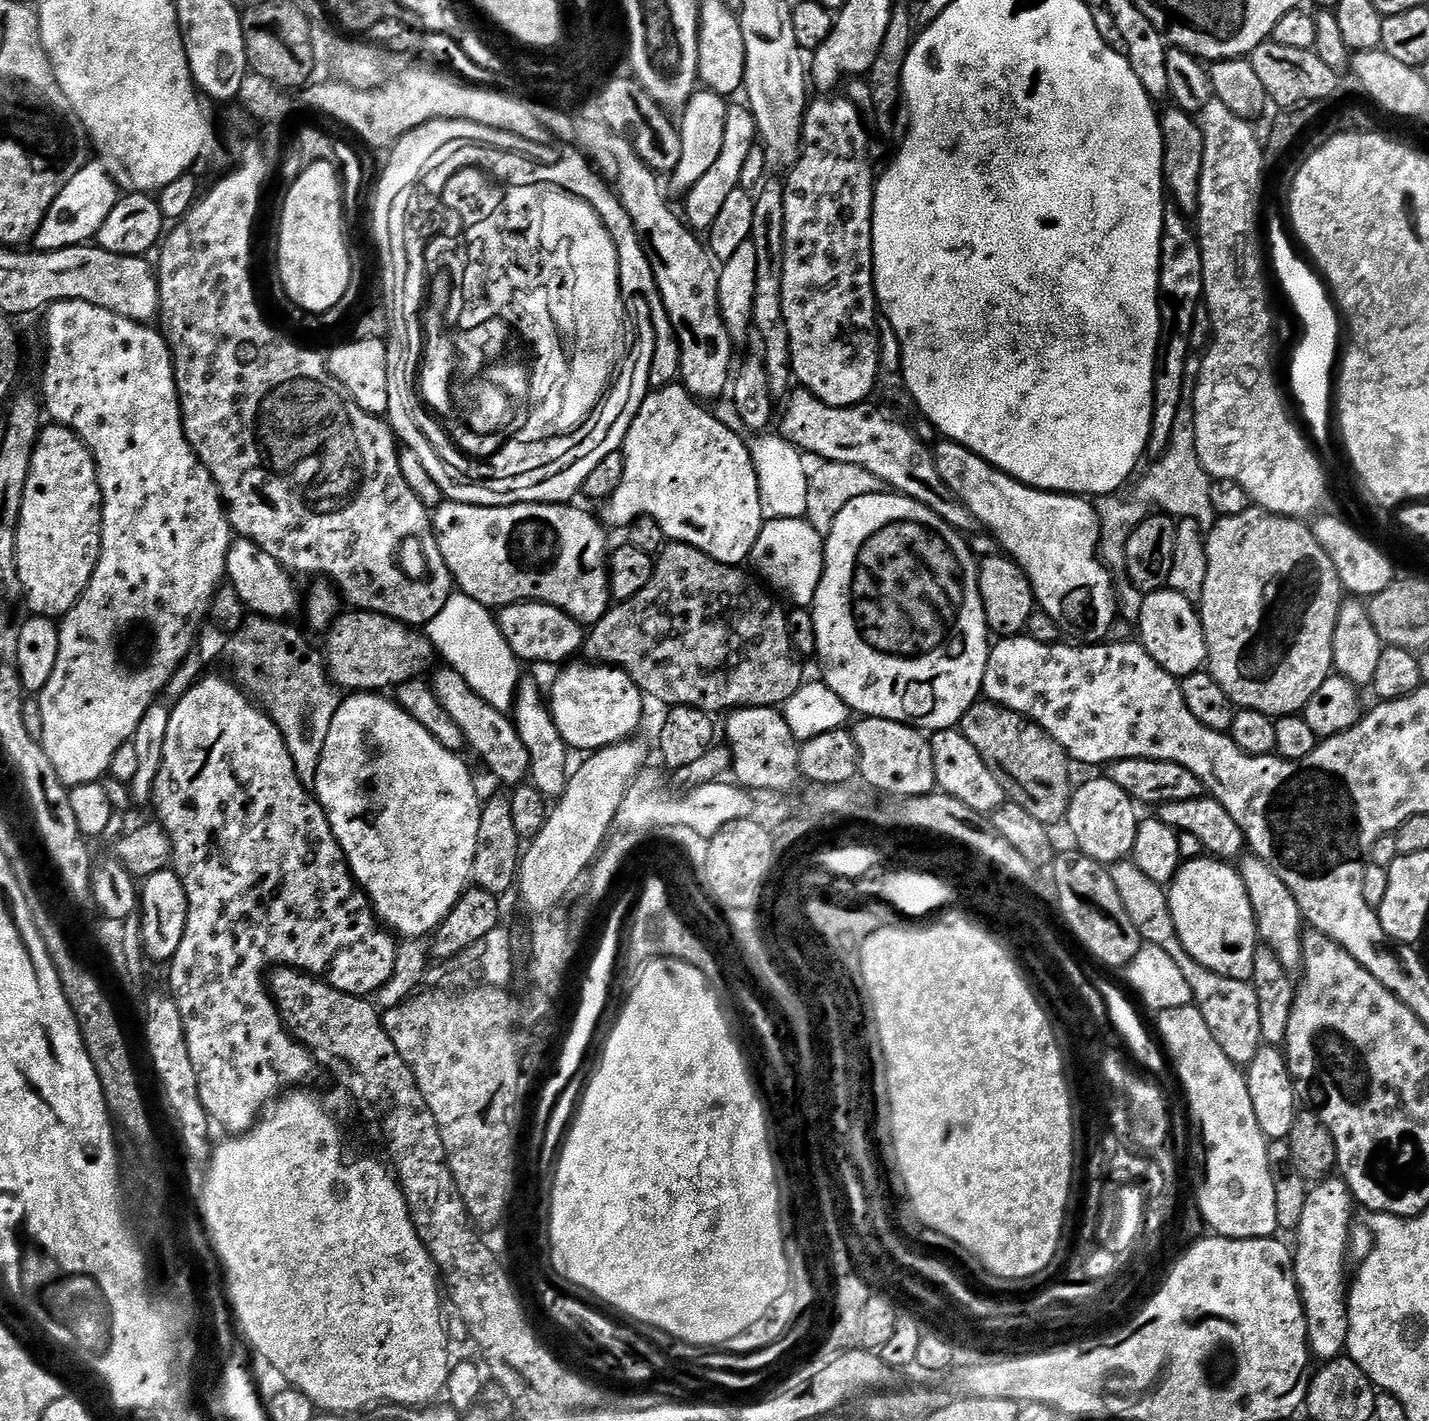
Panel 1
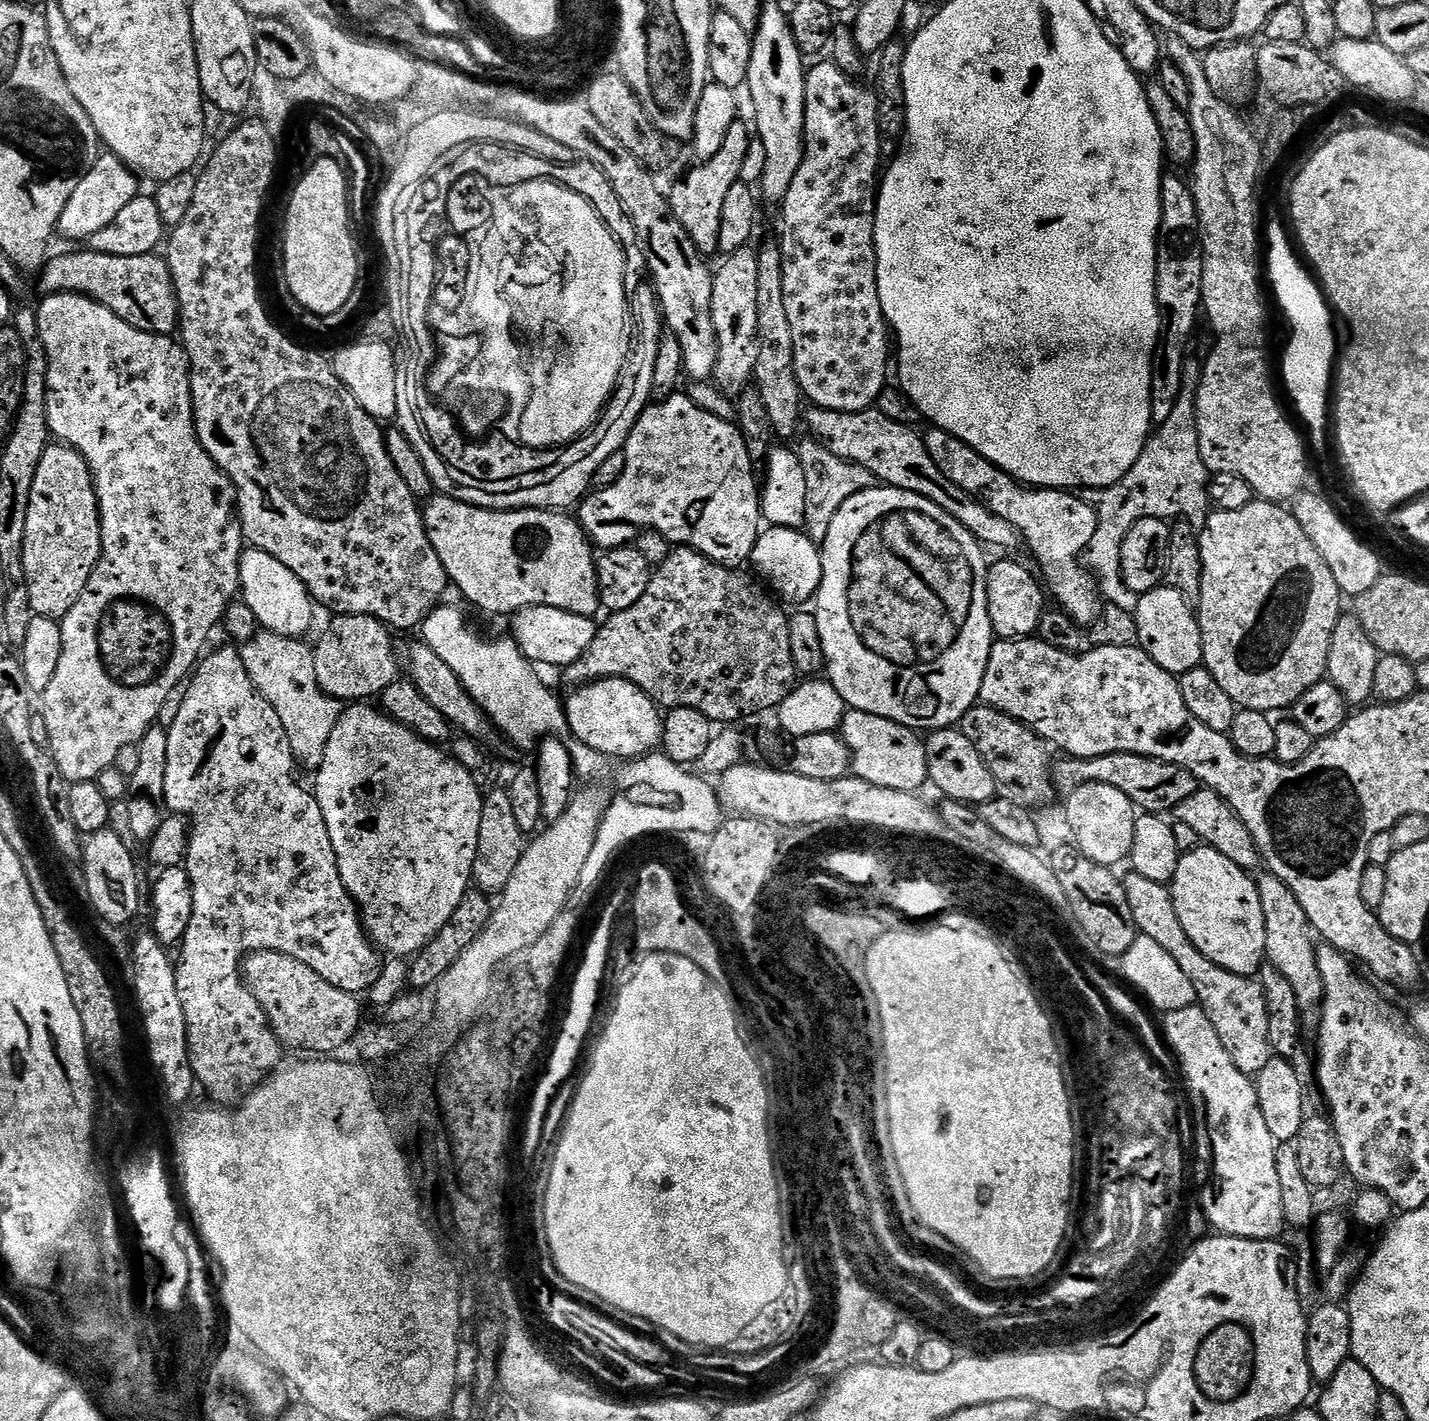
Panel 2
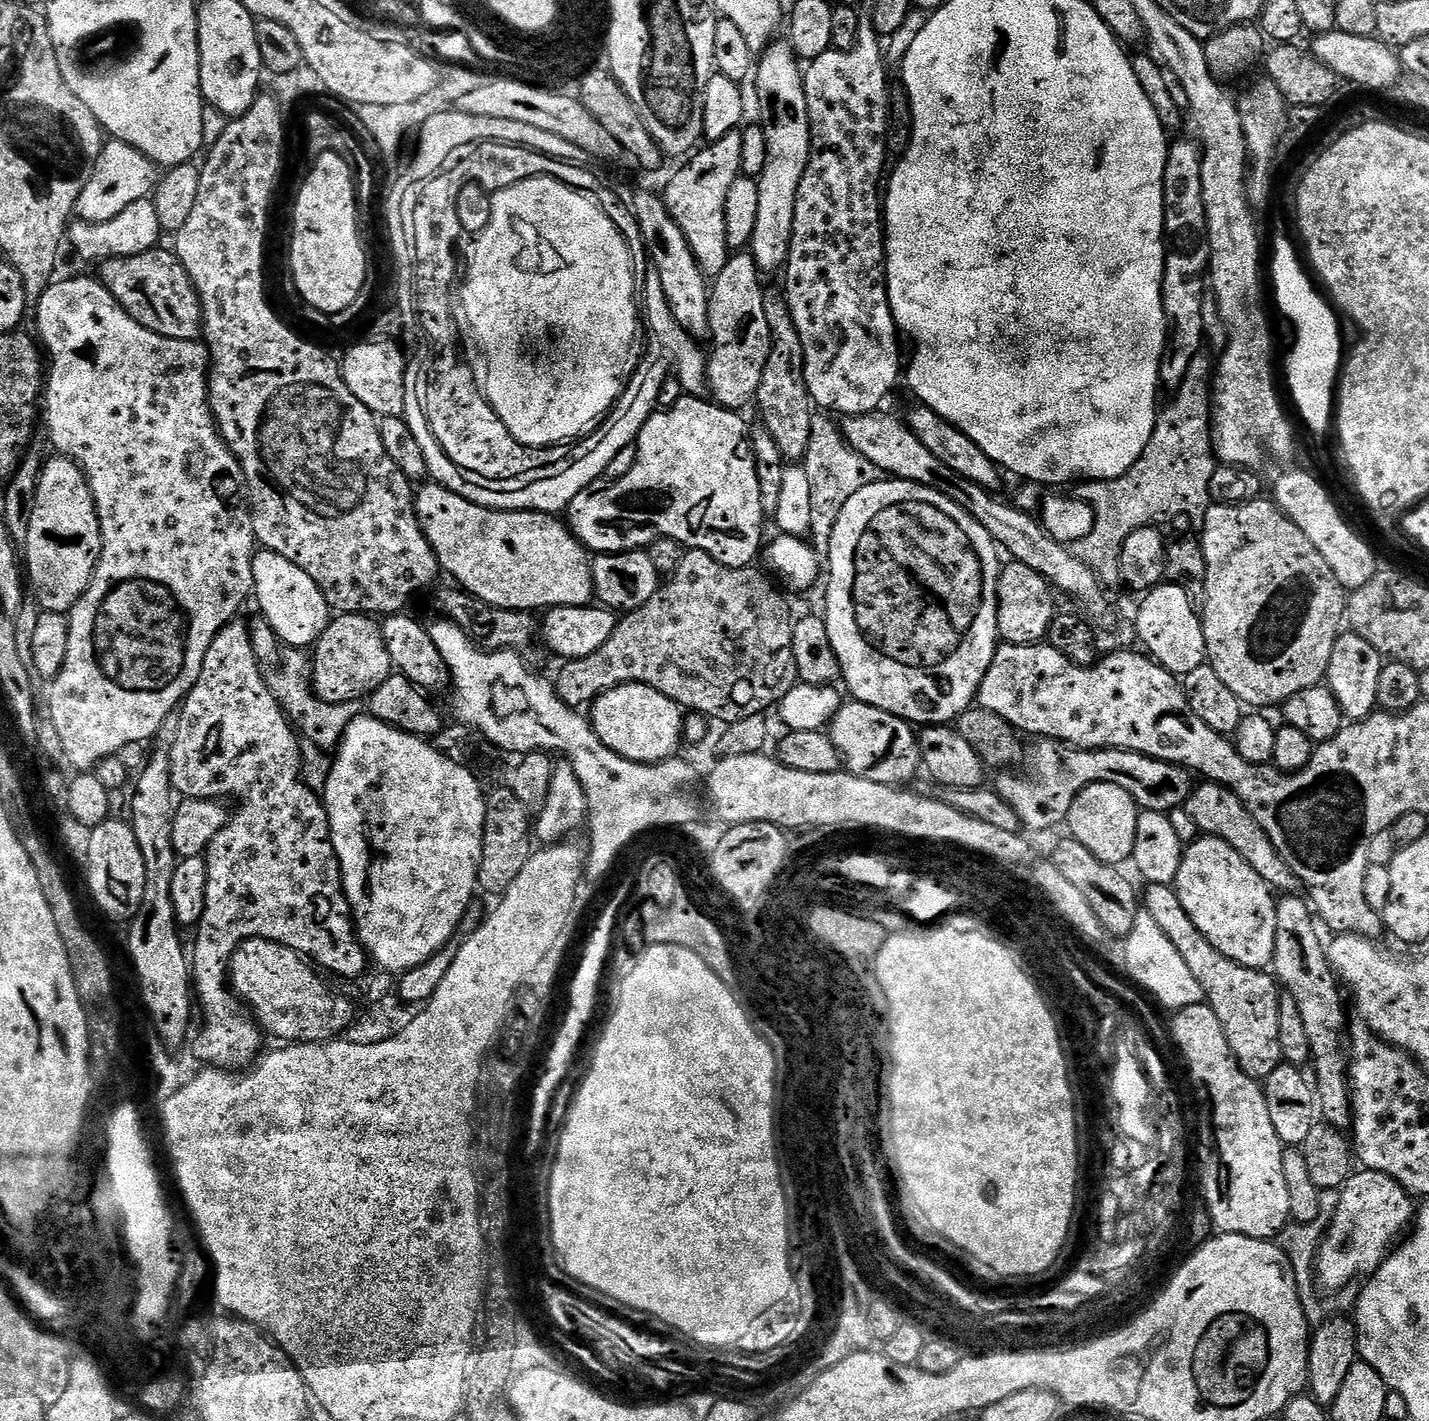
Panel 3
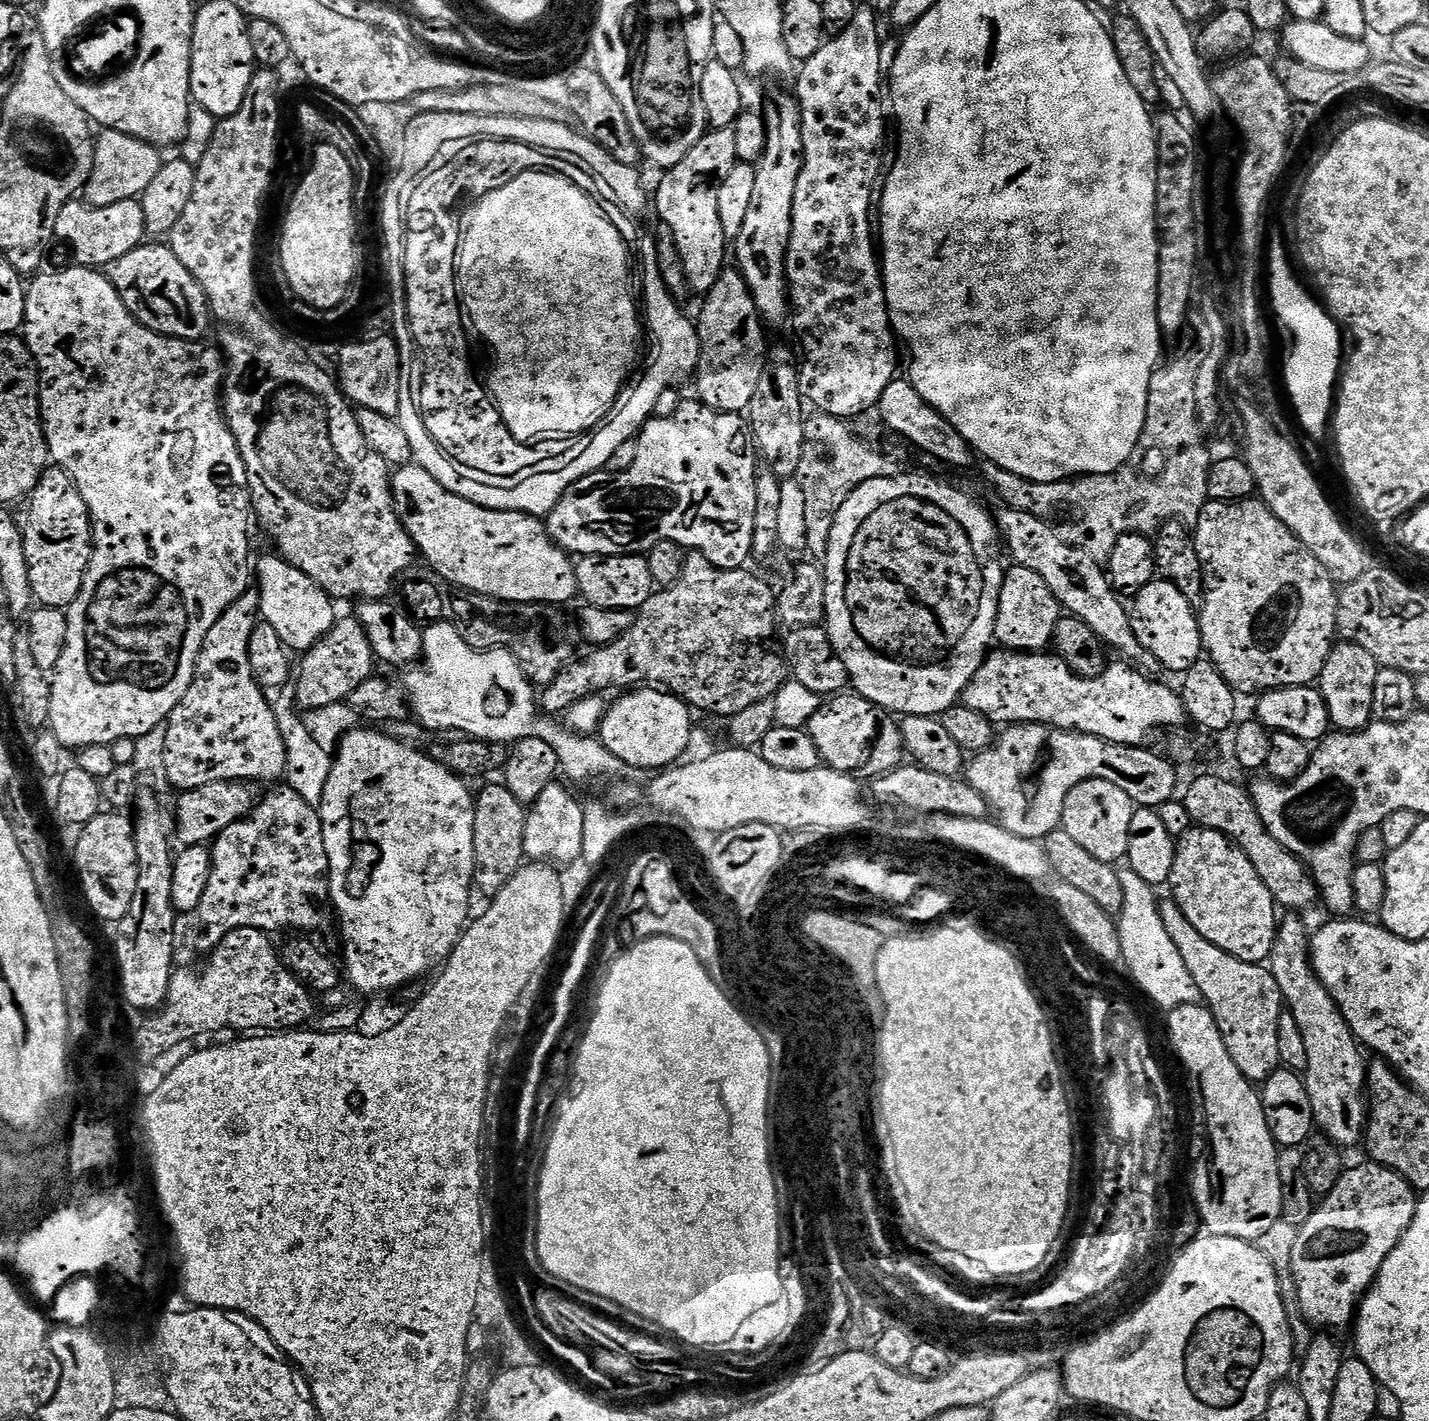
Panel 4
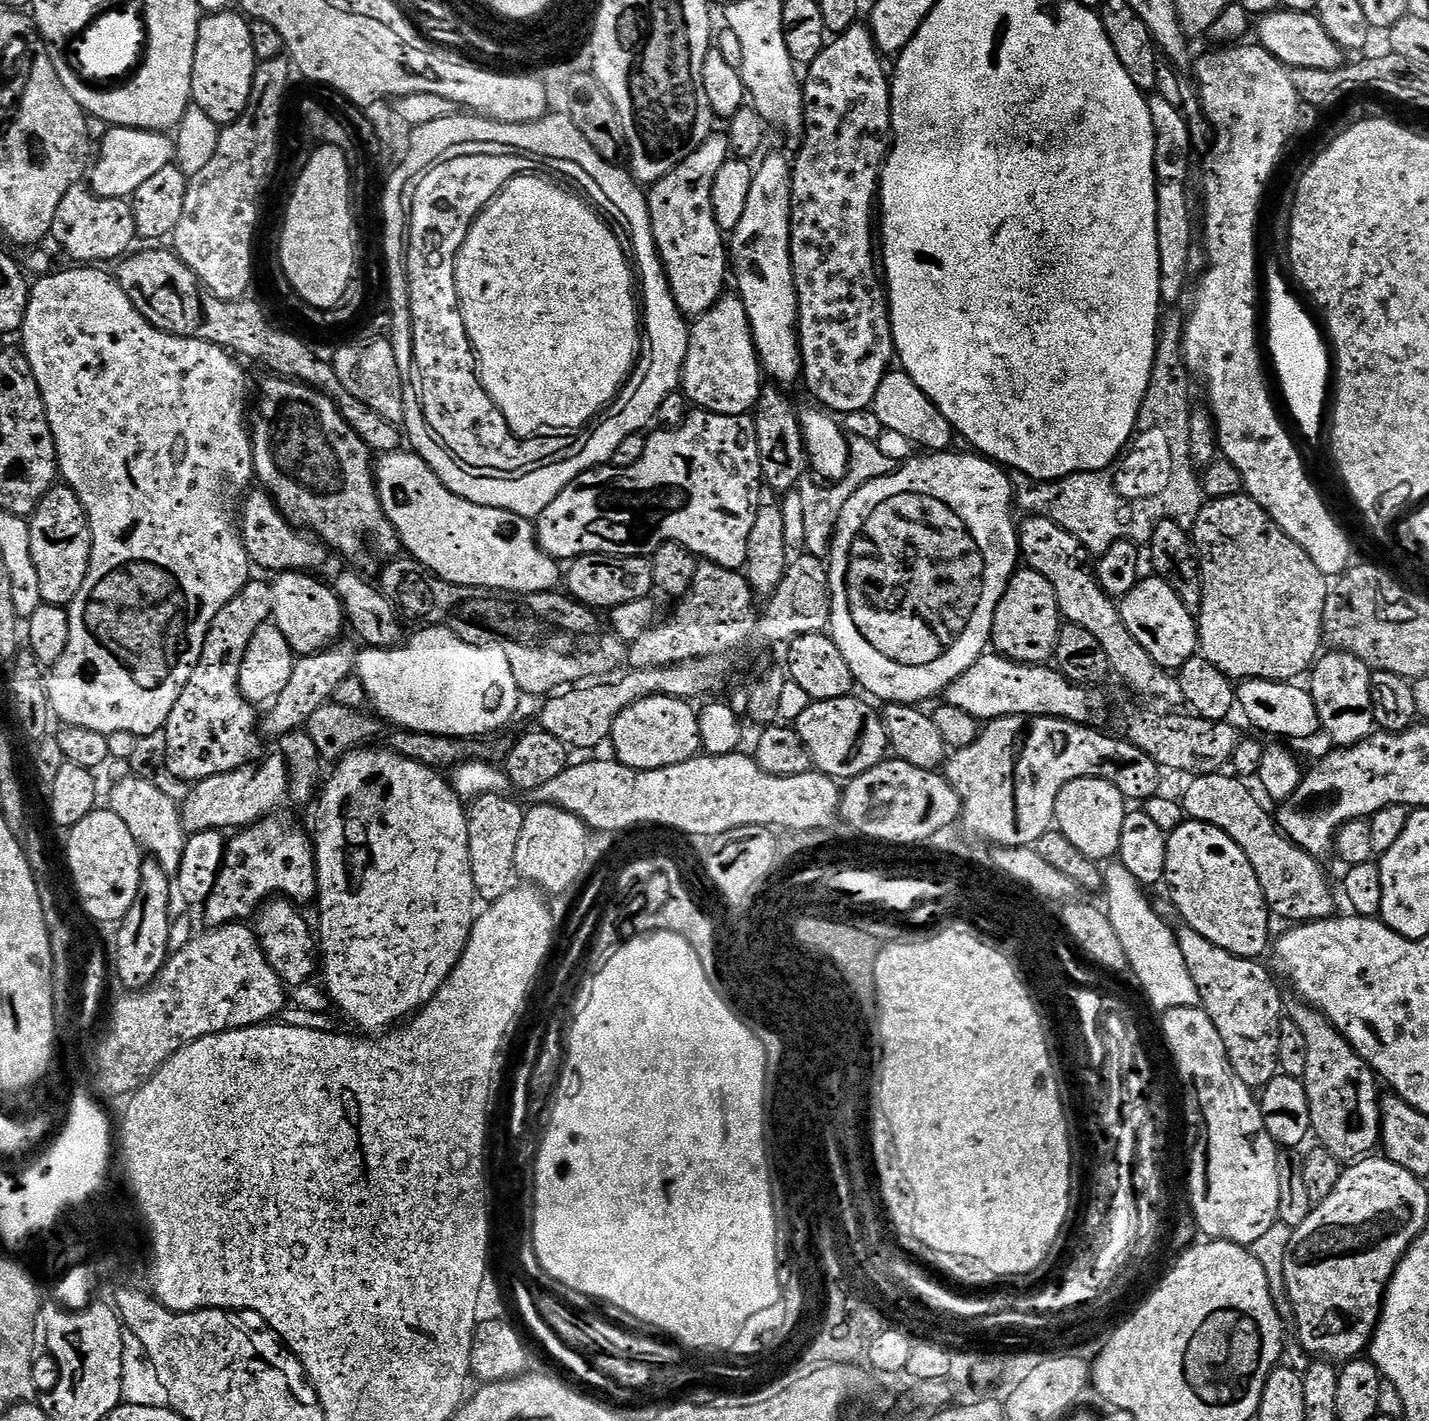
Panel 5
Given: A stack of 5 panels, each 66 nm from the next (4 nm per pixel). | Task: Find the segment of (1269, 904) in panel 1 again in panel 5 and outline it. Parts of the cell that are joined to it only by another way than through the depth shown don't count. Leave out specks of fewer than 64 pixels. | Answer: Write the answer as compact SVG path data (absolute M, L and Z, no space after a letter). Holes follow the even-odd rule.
M1307 1002L1291 1005L1290 1016L1300 1031L1299 1043L1306 1050L1304 1089L1310 1102L1312 1132L1319 1143L1341 1162L1355 1162L1377 1151L1380 1144L1382 1091L1372 1067L1356 1053L1354 1046Z

